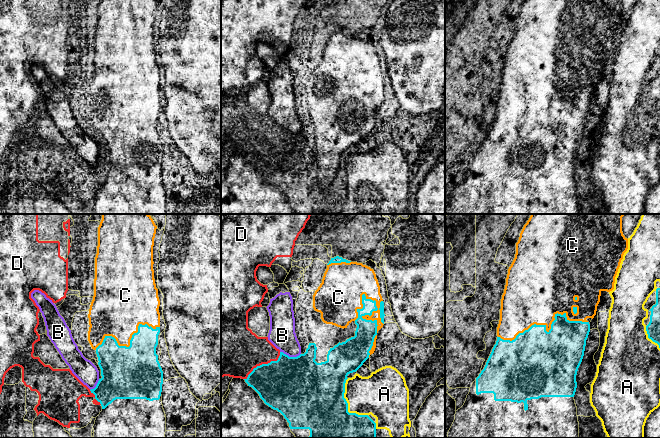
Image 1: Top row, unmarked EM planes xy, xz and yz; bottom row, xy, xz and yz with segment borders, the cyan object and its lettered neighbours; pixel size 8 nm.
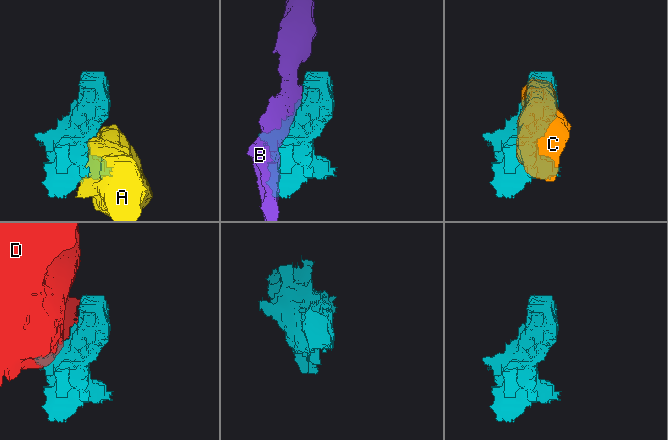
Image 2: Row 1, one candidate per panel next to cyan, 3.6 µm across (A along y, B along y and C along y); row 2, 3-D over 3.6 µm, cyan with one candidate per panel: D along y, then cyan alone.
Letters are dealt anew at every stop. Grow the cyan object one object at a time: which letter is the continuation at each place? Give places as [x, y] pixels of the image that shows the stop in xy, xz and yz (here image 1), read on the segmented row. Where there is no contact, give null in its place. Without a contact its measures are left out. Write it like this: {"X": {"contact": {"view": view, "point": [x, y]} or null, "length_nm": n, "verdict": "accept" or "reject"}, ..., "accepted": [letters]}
{"A": {"contact": {"view": "xz", "point": [347, 404]}, "length_nm": 340, "verdict": "reject"}, "B": {"contact": {"view": "xz", "point": [290, 357]}, "length_nm": 170, "verdict": "reject"}, "C": {"contact": {"view": "xz", "point": [368, 314]}, "length_nm": 340, "verdict": "accept"}, "D": {"contact": {"view": "xz", "point": [263, 364]}, "length_nm": 360, "verdict": "reject"}, "accepted": ["C"]}

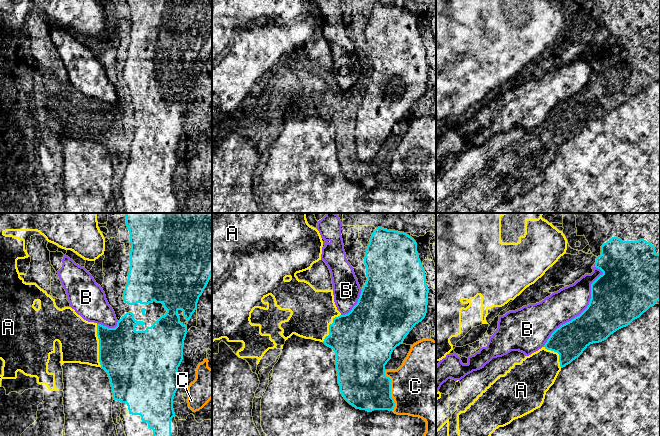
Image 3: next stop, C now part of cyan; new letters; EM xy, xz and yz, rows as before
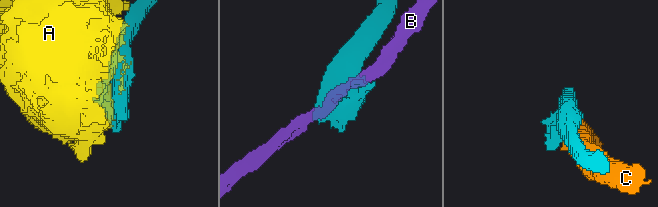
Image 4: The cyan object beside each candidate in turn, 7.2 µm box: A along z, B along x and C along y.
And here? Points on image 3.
{"A": {"contact": {"view": "xy", "point": [99, 345]}, "length_nm": 340, "verdict": "reject"}, "B": {"contact": {"view": "yz", "point": [585, 309]}, "length_nm": 800, "verdict": "reject"}, "C": {"contact": {"view": "xz", "point": [390, 390]}, "length_nm": 340, "verdict": "reject"}, "accepted": []}

